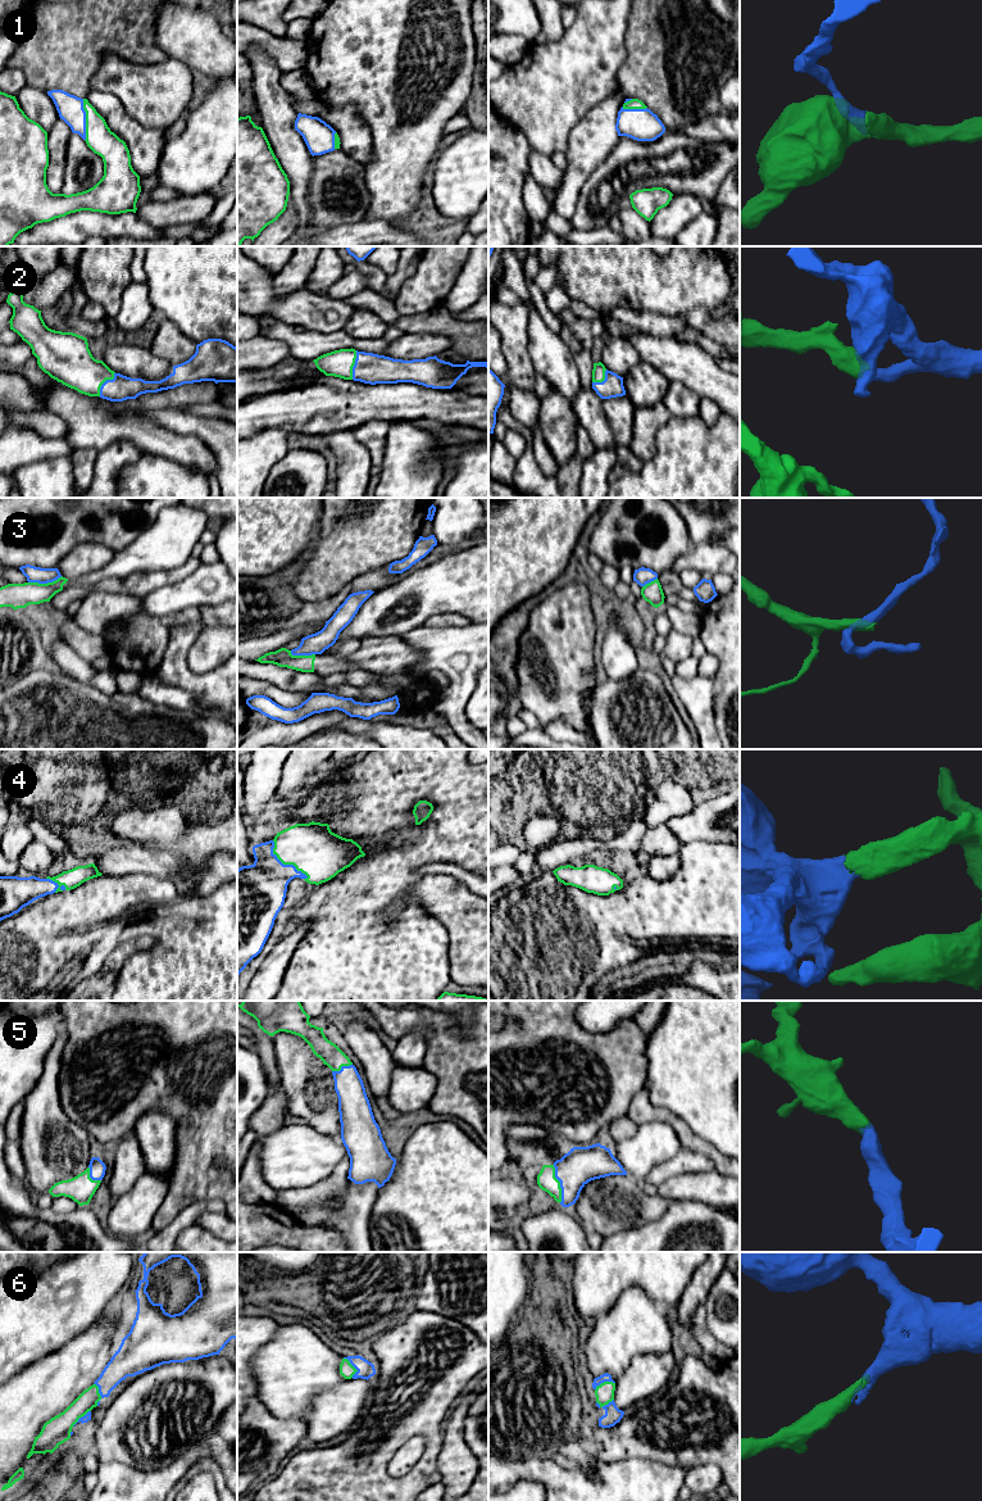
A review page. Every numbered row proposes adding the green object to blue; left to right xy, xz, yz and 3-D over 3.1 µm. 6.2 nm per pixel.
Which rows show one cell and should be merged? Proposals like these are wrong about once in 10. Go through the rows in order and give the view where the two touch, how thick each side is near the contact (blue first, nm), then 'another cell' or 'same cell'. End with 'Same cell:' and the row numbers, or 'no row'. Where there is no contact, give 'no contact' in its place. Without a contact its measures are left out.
1: contact in xy; calibres 160 and 170 nm; same cell
2: contact in xz; calibres 190 and 170 nm; same cell
3: contact in xy; calibres 100 and 160 nm; another cell
4: contact in xz; calibres 360 and 320 nm; same cell
5: contact in yz; calibres 220 and 120 nm; same cell
6: contact in xz; calibres 110 and 90 nm; same cell
Same cell: 1, 2, 4, 5, 6

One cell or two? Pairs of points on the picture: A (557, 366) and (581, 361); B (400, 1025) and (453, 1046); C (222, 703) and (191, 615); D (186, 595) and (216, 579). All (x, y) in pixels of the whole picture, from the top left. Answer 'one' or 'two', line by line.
A: two
B: one
C: two
D: one

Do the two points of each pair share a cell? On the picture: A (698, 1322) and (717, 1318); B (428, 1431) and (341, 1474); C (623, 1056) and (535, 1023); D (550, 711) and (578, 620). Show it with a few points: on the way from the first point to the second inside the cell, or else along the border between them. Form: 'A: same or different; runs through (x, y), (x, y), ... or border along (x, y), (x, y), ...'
A: different; border along (703, 1305), (708, 1331), (723, 1345)
B: same; runs through (407, 1429), (400, 1429), (376, 1454), (363, 1460)
C: same; runs through (601, 1056), (576, 1041), (557, 1037)
D: same; runs through (562, 688), (562, 643)

